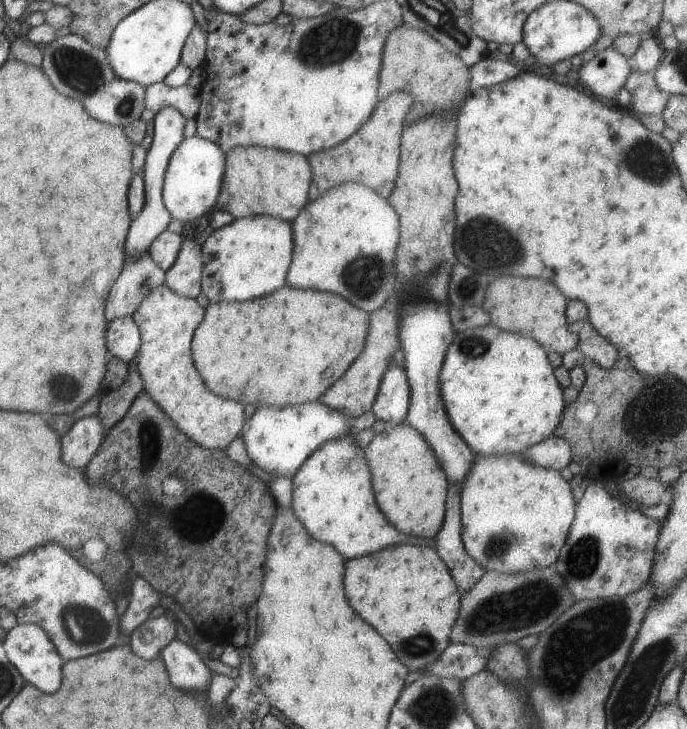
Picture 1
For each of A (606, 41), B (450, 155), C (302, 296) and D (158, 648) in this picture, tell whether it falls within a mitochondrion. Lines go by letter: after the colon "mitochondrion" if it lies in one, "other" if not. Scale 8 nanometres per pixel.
A: other
B: other
C: other
D: other

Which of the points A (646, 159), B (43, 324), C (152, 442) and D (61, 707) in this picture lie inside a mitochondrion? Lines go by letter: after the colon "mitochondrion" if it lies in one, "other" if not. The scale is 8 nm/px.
A: mitochondrion
B: other
C: other
D: other

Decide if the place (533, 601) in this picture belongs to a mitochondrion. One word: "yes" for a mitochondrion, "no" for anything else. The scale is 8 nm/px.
yes

